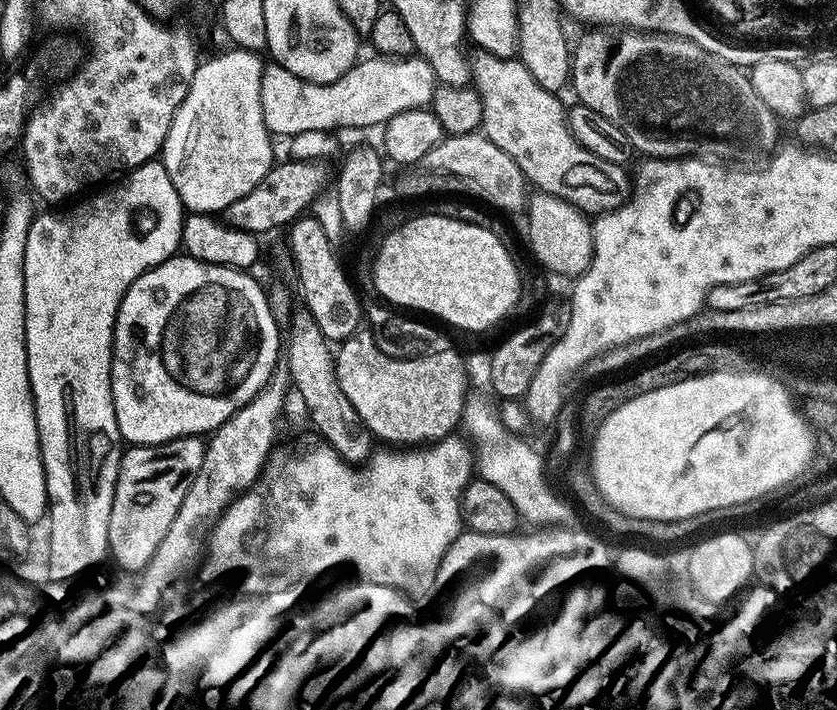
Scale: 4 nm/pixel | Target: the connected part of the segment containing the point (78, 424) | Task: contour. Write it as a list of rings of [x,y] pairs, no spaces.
[[[159,159],[148,160],[142,166],[135,168],[133,172],[127,173],[126,178],[121,180],[124,180],[121,184],[116,184],[113,188],[108,188],[105,192],[90,197],[85,204],[78,205],[76,212],[70,213],[69,216],[37,215],[33,219],[26,238],[26,250],[24,251],[24,345],[28,359],[28,377],[32,387],[32,405],[36,411],[40,457],[44,463],[44,477],[48,487],[49,505],[46,524],[52,527],[48,532],[48,544],[52,548],[72,548],[75,546],[76,540],[82,539],[83,536],[88,540],[100,539],[100,542],[108,539],[110,510],[114,506],[114,490],[118,482],[118,470],[122,455],[122,441],[112,401],[112,332],[116,328],[116,312],[120,308],[120,303],[128,287],[143,272],[149,272],[151,268],[157,268],[162,262],[172,259],[181,247],[180,235],[186,209],[180,203],[178,190],[174,190],[174,182],[170,182],[170,174],[164,163]]]

